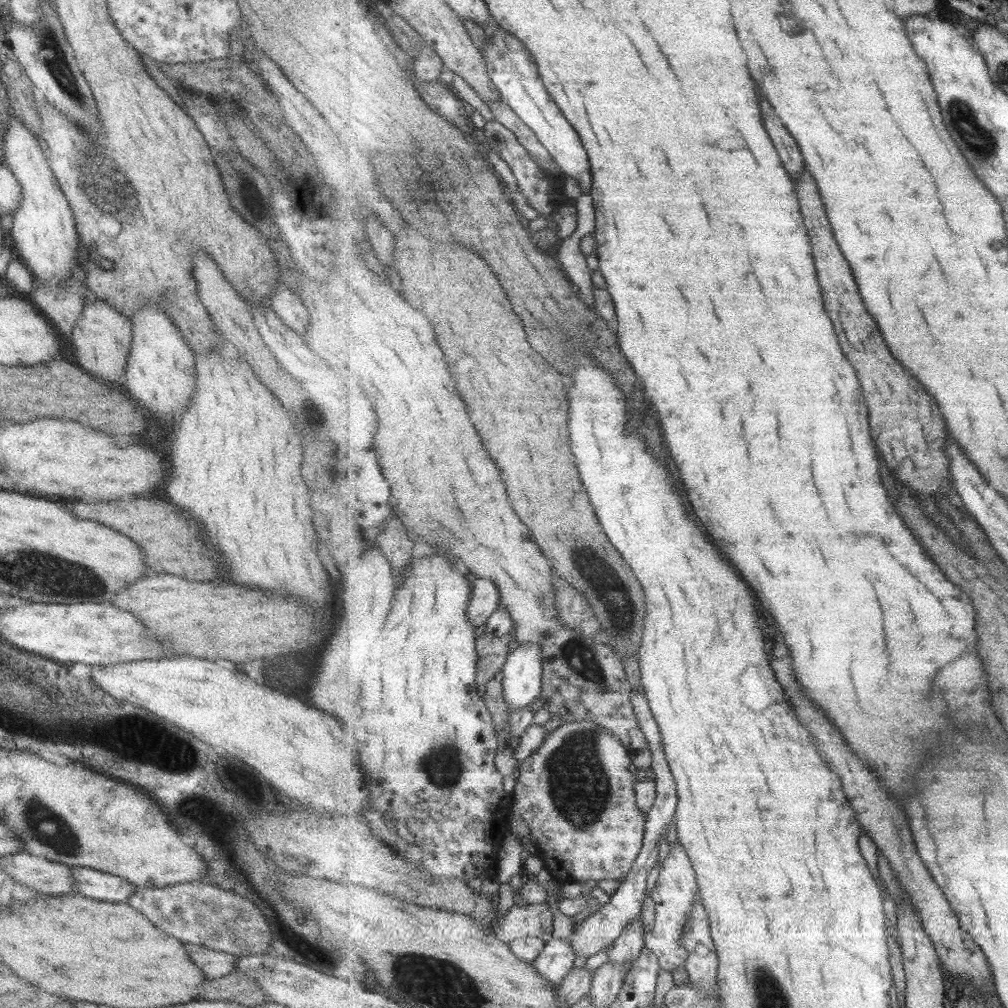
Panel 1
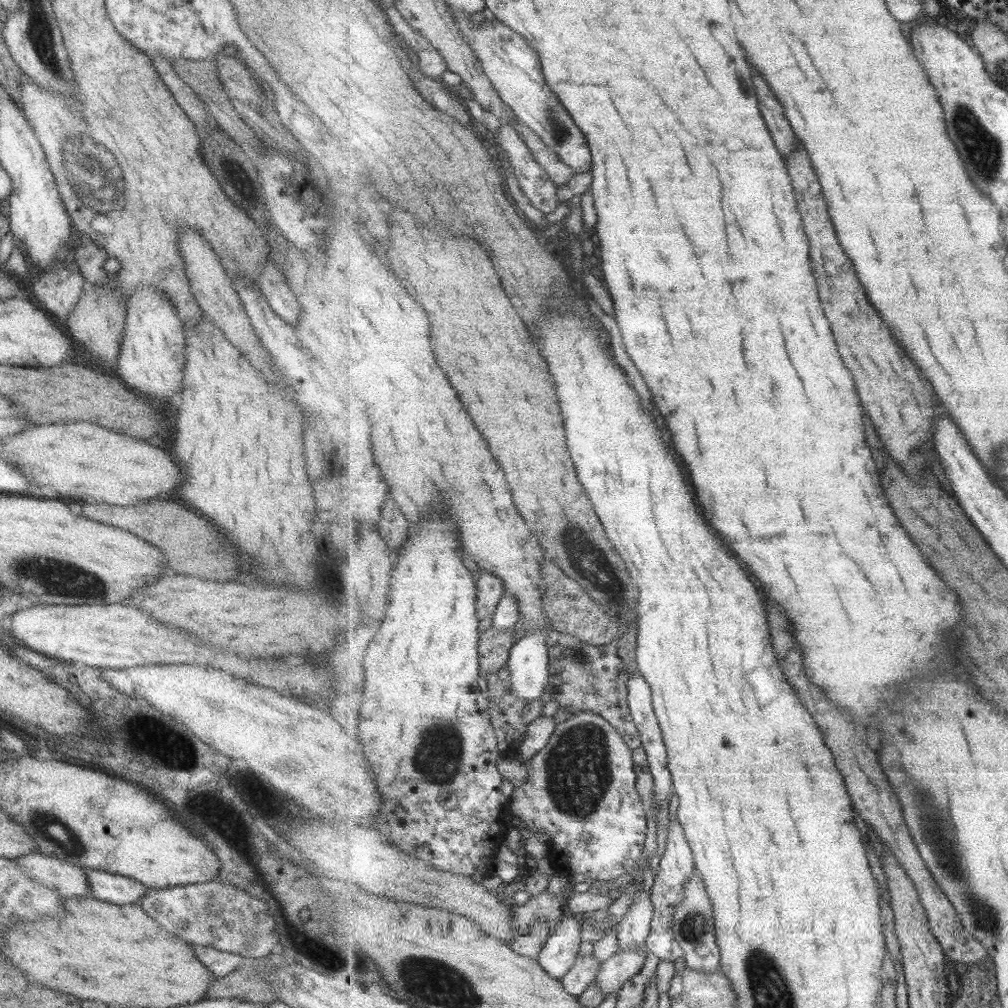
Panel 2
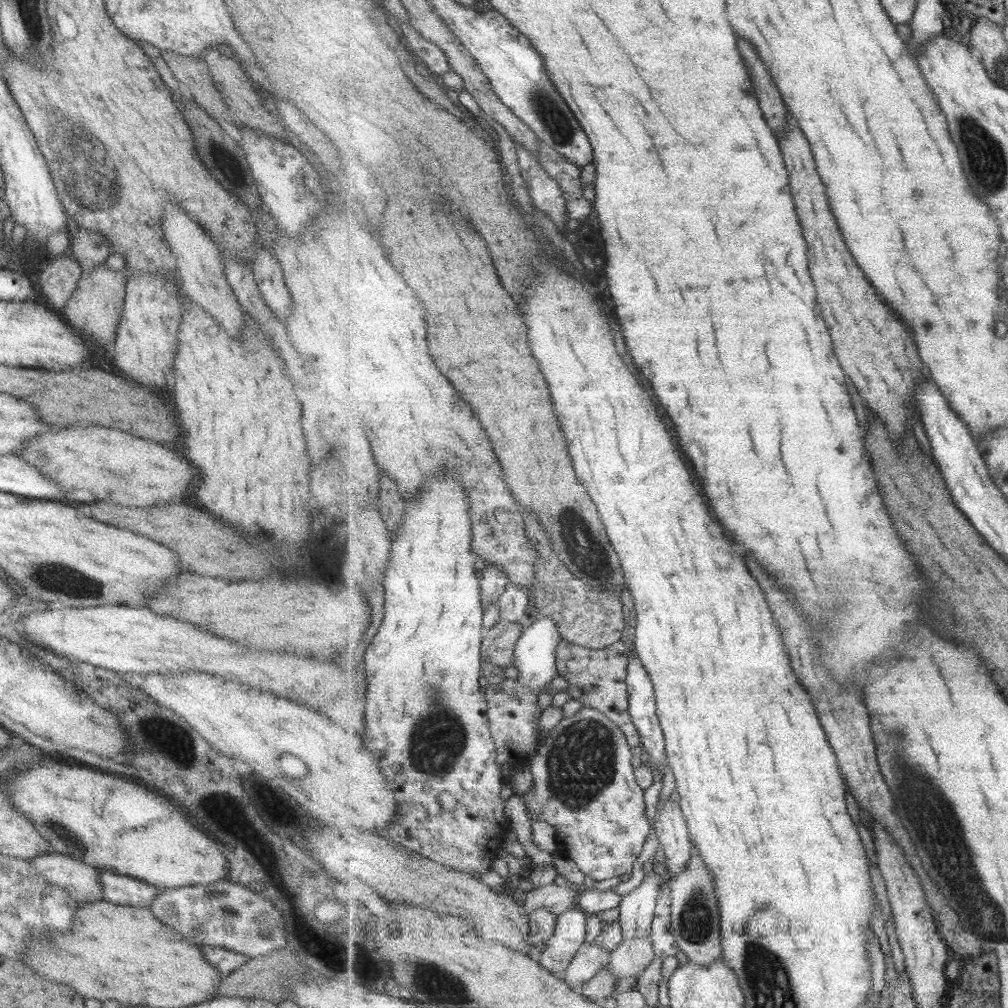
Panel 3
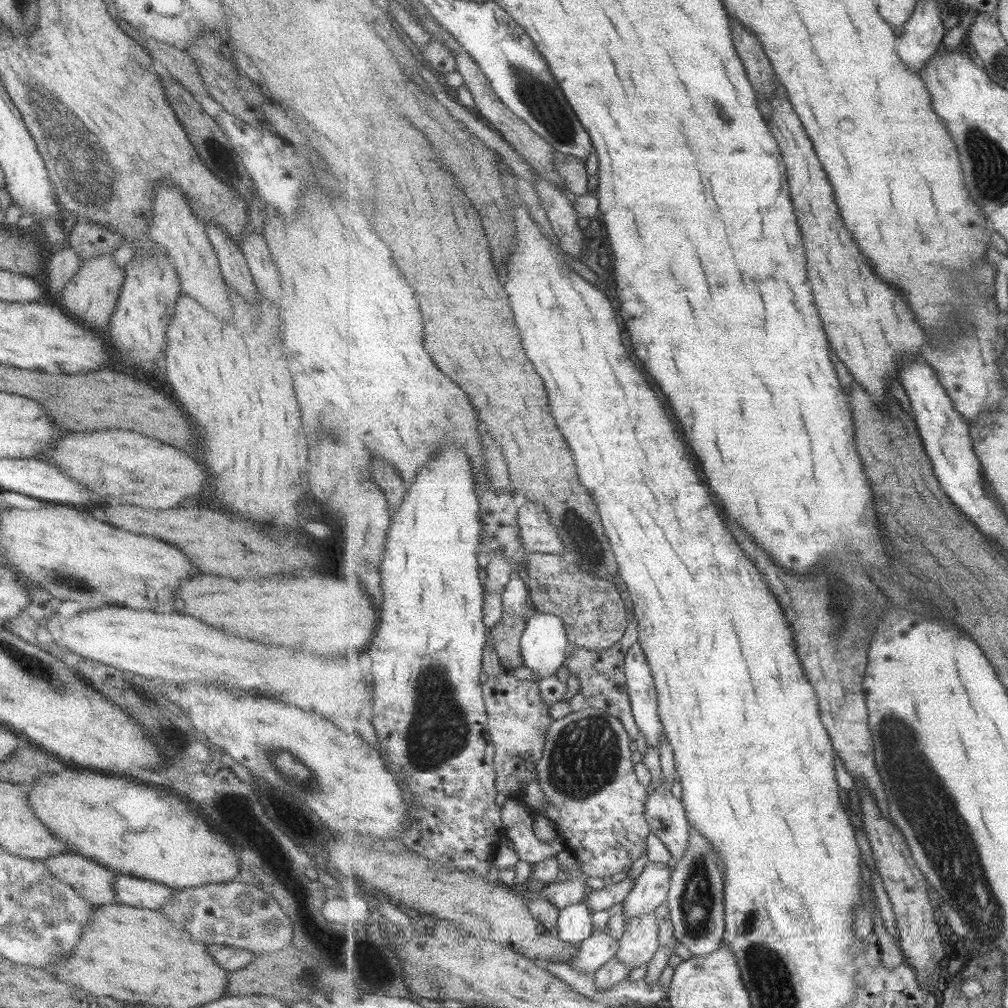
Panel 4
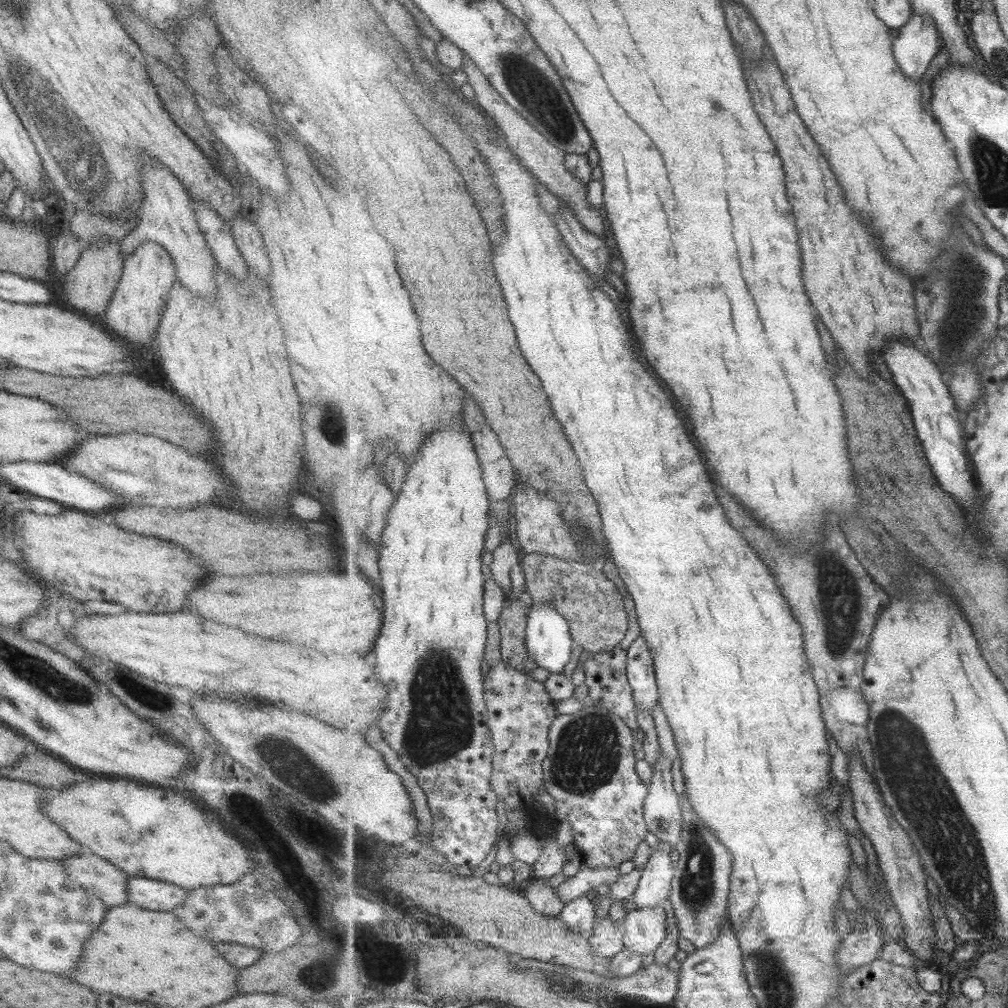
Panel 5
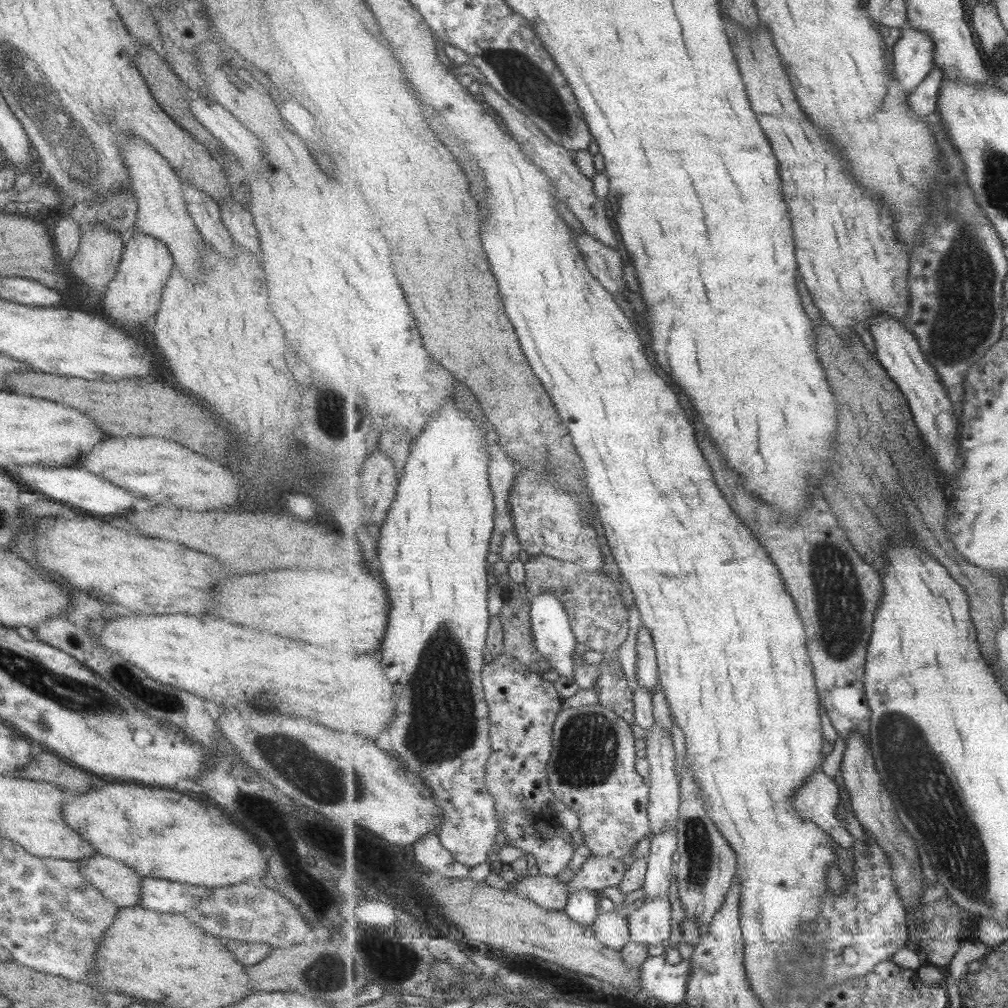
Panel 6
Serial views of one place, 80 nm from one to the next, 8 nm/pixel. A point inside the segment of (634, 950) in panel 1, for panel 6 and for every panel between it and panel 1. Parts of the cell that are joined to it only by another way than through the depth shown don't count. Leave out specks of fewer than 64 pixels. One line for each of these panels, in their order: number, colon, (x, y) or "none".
2: (633, 931)
3: (637, 910)
4: (651, 888)
5: (654, 889)
6: (660, 875)

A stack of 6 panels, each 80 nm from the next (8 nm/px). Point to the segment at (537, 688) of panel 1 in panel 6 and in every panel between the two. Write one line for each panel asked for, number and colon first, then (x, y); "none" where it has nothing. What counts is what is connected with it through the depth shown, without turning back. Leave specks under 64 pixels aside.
2: (528, 666)
3: (536, 661)
4: (544, 644)
5: (549, 639)
6: (555, 639)

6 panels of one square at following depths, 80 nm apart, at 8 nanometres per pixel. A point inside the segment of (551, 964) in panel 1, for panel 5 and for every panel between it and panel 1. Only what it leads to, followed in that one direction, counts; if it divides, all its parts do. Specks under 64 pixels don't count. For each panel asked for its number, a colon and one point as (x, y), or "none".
2: (560, 953)
3: (569, 937)
4: (574, 926)
5: (580, 916)

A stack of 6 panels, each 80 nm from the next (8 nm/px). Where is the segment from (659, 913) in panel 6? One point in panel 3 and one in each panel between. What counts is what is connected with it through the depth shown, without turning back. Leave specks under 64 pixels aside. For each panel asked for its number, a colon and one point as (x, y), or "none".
3: (631, 957)
4: (640, 942)
5: (645, 930)

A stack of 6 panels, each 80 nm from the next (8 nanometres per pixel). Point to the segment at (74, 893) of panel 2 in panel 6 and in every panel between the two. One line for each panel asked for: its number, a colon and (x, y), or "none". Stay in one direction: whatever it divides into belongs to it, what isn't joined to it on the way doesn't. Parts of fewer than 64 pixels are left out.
3: (80, 881)
4: (92, 882)
5: (106, 882)
6: (116, 882)

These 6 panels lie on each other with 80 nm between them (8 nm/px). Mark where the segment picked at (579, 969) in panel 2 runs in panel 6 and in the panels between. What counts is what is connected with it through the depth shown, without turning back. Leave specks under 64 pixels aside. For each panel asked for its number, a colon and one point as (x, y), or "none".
3: (591, 959)
4: (596, 951)
5: (608, 938)
6: (612, 930)

